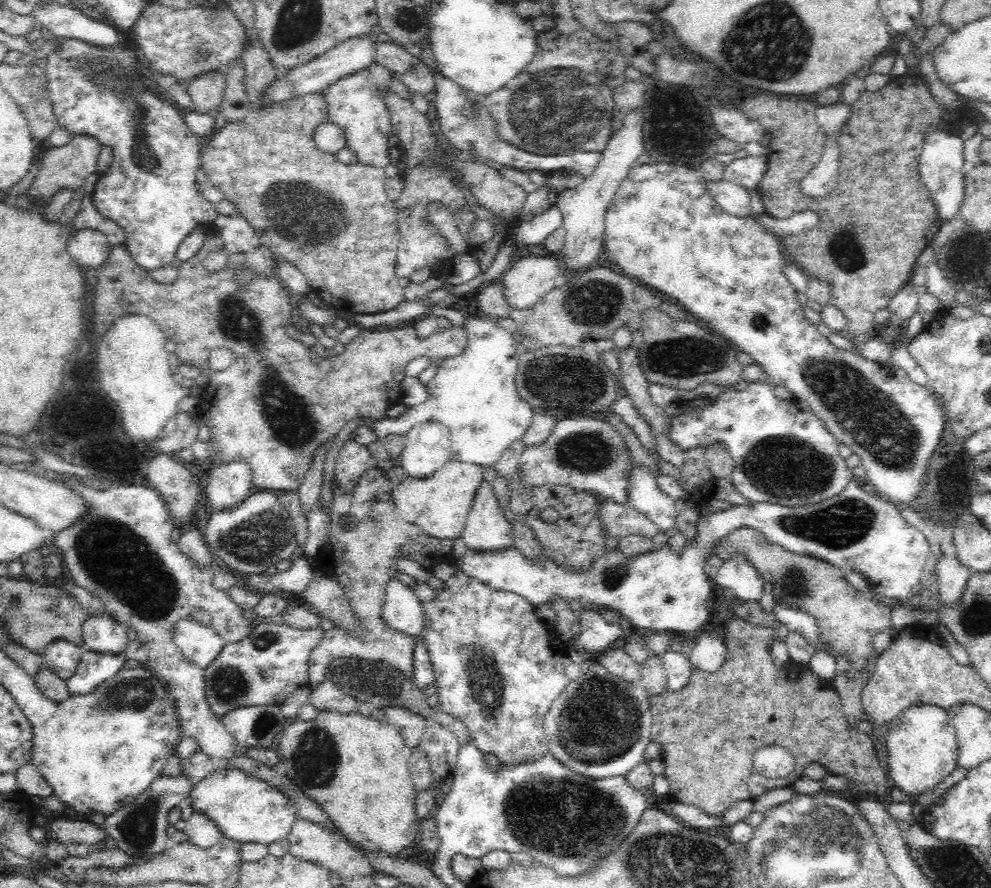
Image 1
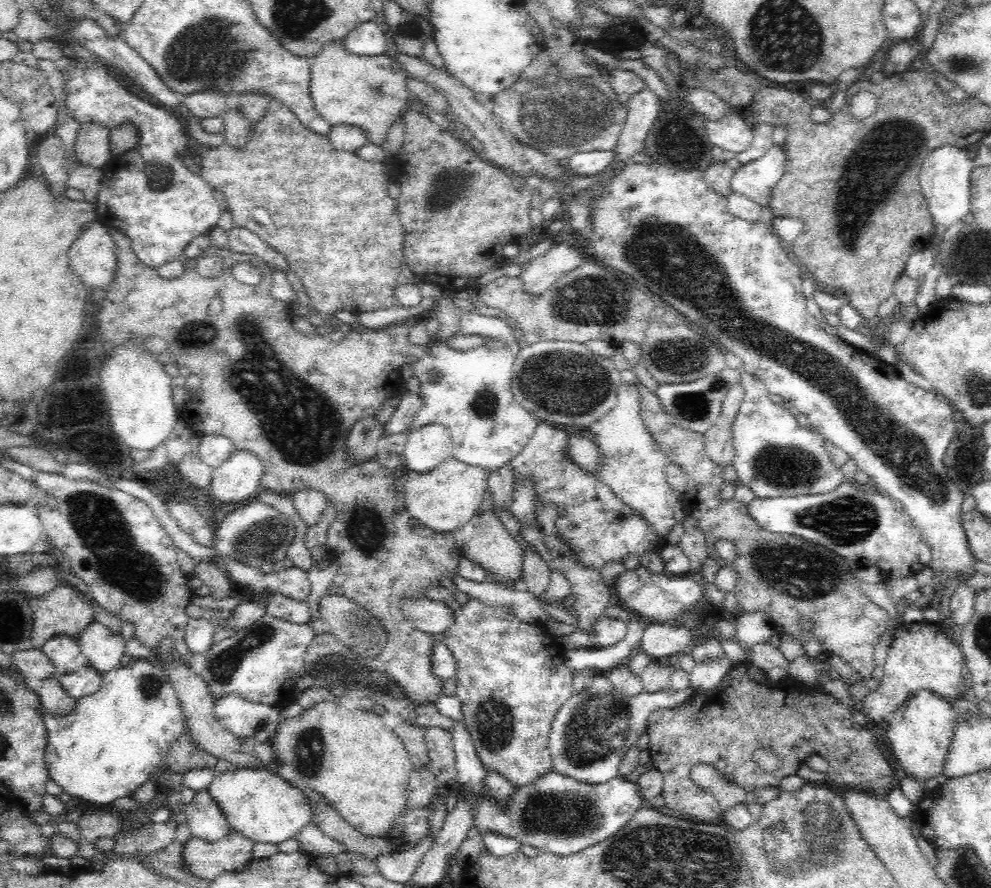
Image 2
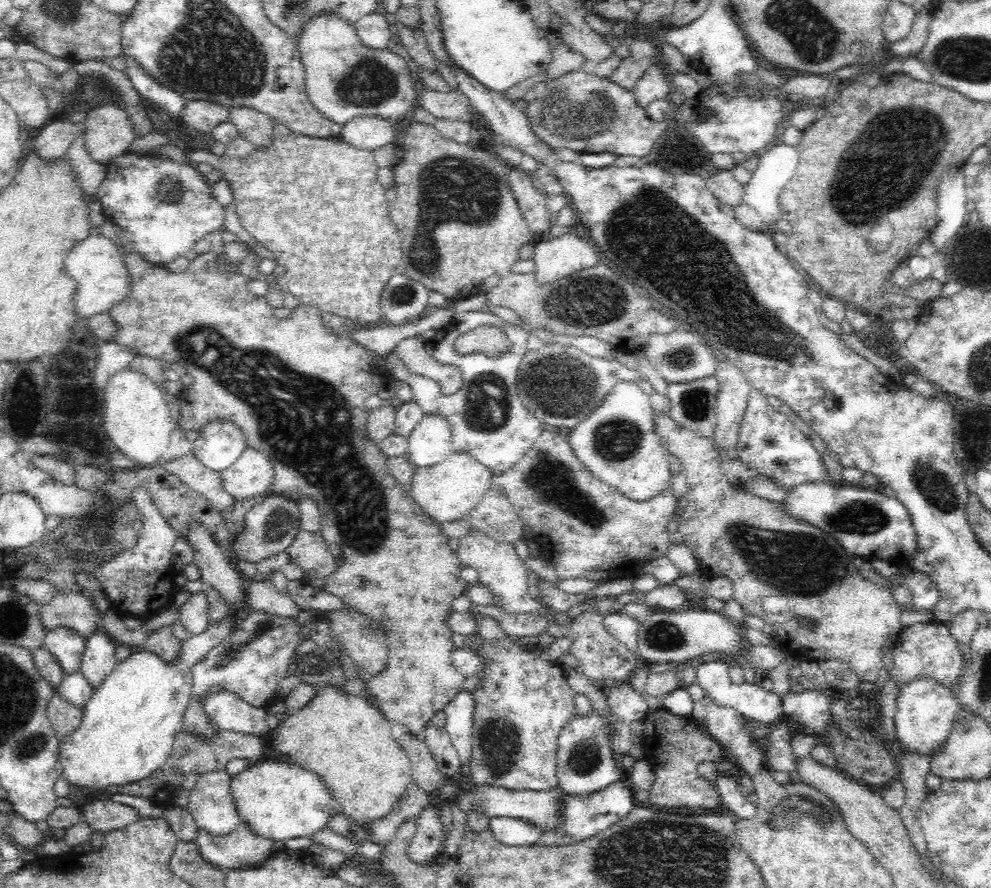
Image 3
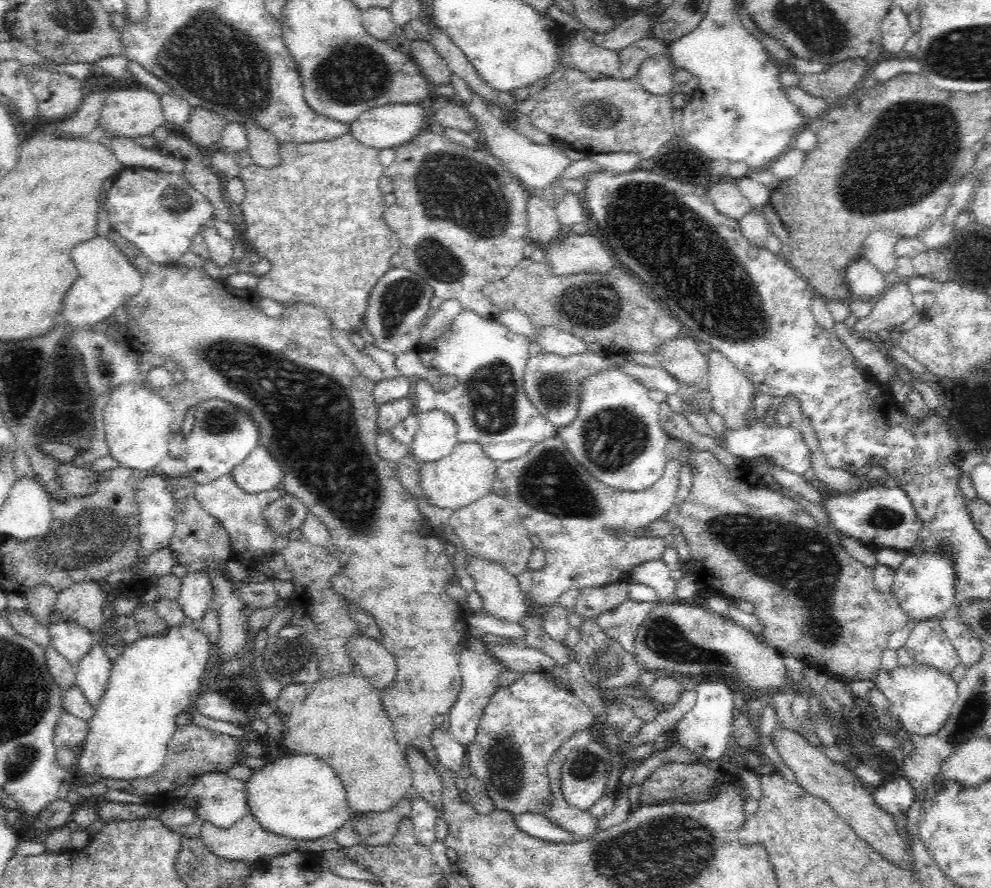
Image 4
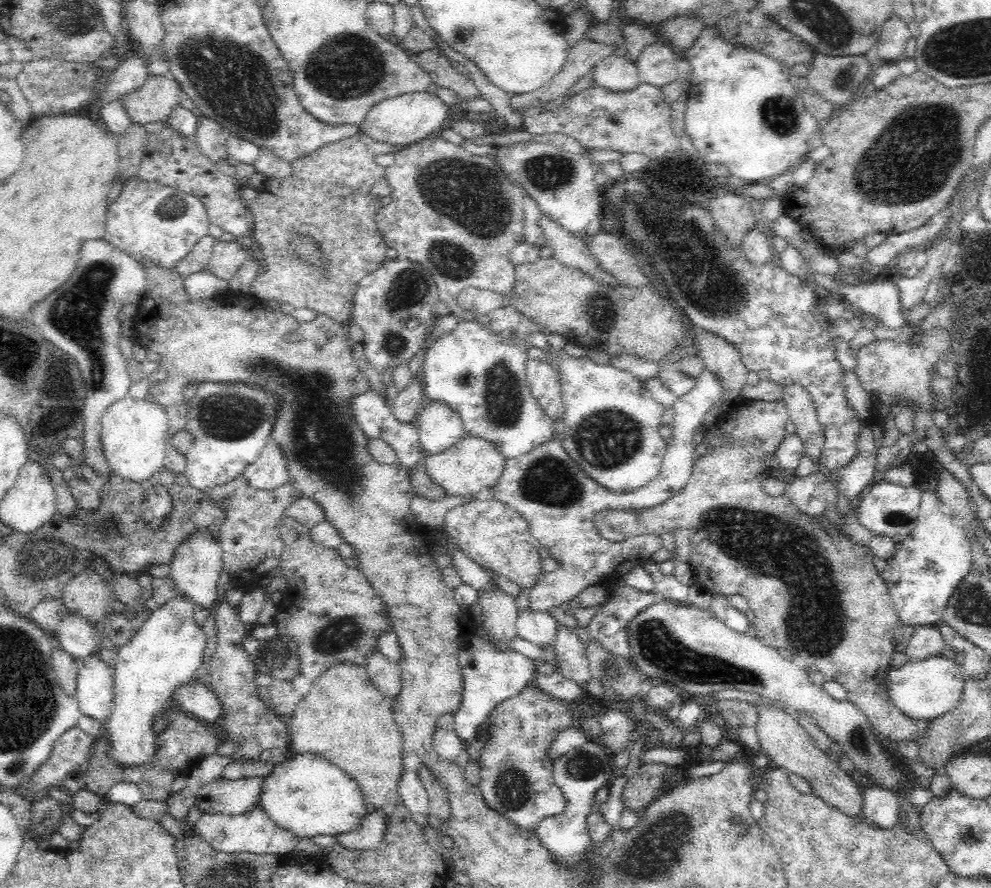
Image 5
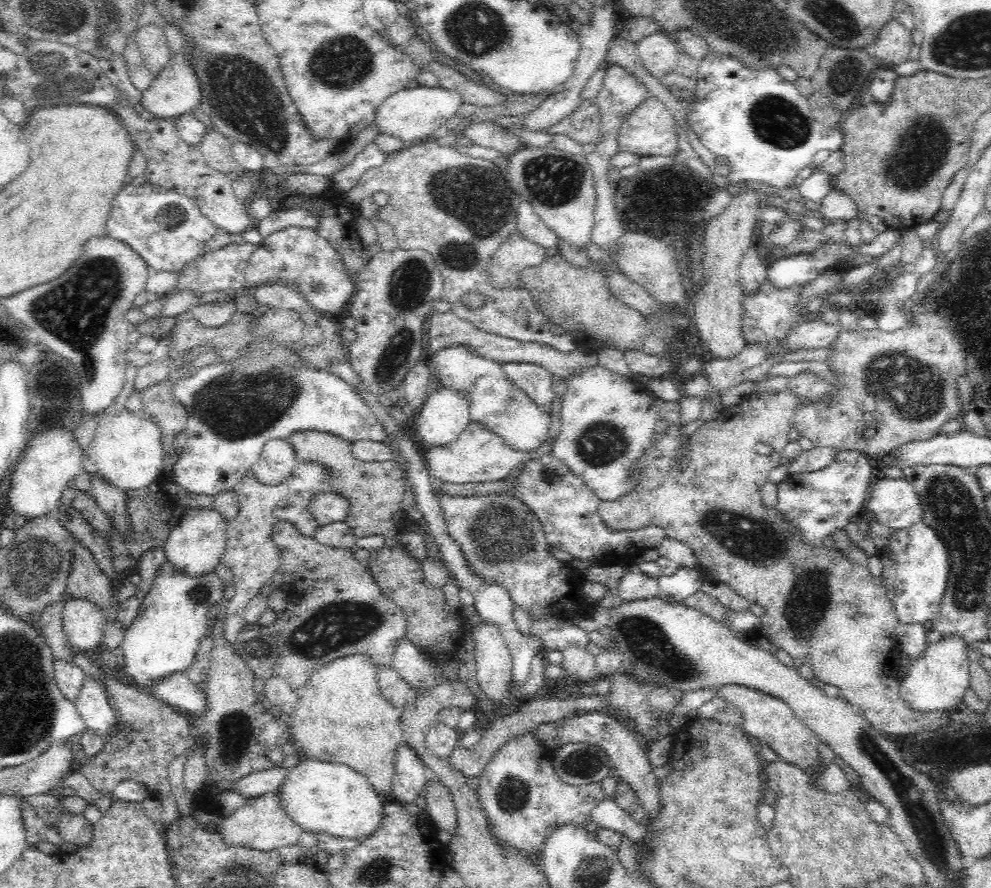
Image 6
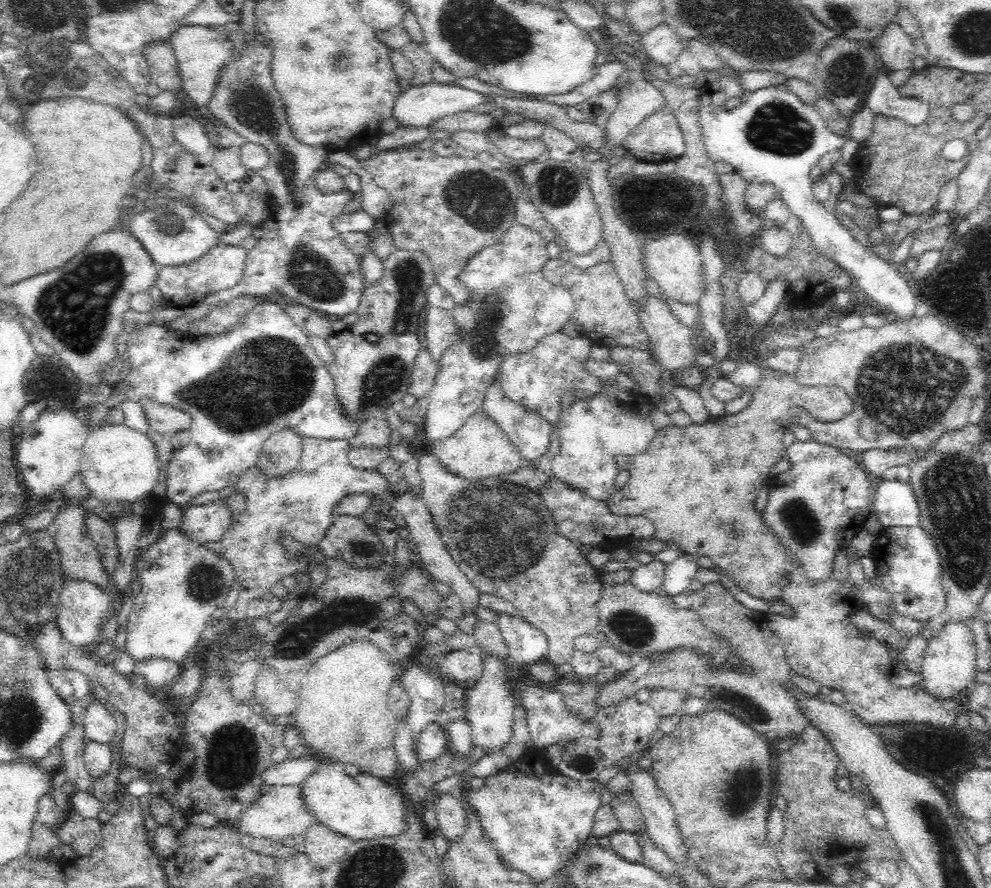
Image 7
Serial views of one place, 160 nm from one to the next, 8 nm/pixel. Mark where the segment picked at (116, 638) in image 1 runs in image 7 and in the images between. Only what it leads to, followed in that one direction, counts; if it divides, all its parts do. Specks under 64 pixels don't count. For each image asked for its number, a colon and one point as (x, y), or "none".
2: (103, 650)
3: (98, 659)
4: (92, 673)
5: (95, 678)
6: (93, 705)
7: (100, 726)

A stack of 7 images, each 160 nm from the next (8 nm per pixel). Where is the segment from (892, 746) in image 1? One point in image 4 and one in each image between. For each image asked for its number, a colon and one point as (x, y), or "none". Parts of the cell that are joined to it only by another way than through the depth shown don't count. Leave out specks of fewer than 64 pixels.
2: (921, 731)
3: (926, 712)
4: (922, 697)

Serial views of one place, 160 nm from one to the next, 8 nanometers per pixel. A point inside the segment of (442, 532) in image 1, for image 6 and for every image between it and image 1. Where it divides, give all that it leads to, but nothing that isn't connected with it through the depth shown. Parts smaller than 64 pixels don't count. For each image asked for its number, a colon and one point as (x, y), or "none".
2: (445, 499)
3: (446, 491)
4: (467, 473)
5: (471, 467)
6: (478, 454)

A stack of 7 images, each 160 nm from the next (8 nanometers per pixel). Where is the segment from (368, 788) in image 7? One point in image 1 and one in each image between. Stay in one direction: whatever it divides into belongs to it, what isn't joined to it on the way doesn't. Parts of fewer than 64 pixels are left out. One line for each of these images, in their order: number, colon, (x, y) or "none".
1: (246, 809)
2: (261, 805)
3: (277, 800)
4: (299, 797)
5: (309, 796)
6: (320, 796)

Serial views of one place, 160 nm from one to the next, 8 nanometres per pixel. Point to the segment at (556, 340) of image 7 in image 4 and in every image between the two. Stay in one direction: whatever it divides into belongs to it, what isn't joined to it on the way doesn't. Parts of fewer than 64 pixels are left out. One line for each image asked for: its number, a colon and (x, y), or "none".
4: (551, 382)
5: (543, 382)
6: (533, 380)

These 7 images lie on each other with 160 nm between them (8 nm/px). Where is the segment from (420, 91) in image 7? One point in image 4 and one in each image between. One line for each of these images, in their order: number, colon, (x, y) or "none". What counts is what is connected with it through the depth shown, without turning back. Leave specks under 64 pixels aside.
4: (389, 126)
5: (409, 118)
6: (412, 114)

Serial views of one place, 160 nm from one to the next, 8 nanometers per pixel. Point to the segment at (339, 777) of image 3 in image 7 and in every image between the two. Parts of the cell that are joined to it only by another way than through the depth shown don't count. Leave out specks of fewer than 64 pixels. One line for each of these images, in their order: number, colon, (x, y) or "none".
4: (342, 720)
5: (344, 717)
6: (341, 710)
7: (342, 713)

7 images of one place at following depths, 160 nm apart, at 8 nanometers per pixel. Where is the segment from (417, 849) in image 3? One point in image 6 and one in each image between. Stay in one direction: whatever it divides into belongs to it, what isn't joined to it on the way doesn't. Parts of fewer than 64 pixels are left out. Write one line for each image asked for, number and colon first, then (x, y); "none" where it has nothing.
4: (423, 815)
5: (412, 794)
6: (411, 773)

